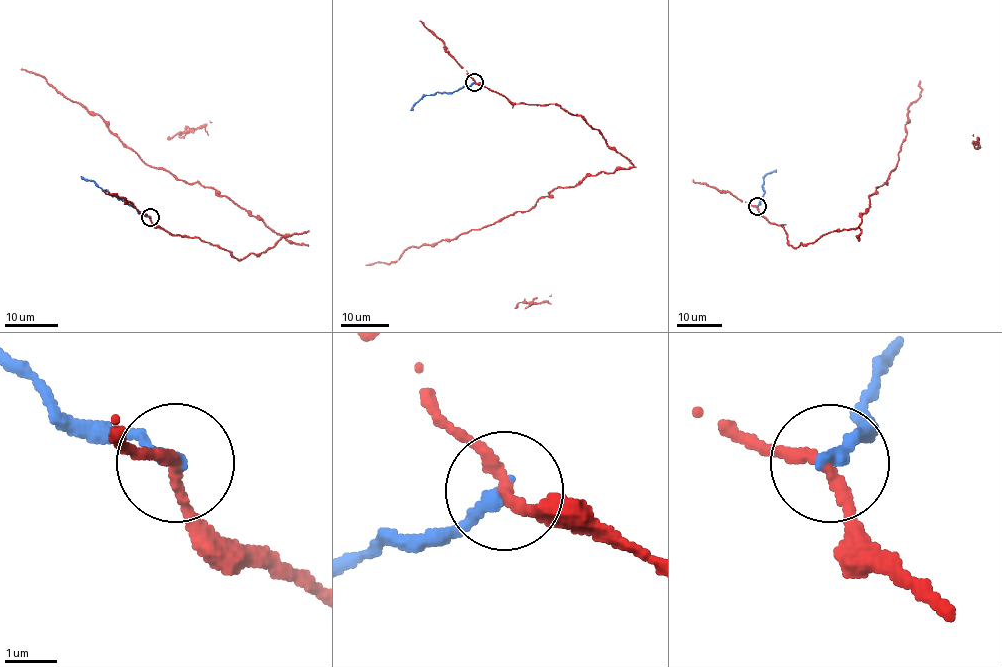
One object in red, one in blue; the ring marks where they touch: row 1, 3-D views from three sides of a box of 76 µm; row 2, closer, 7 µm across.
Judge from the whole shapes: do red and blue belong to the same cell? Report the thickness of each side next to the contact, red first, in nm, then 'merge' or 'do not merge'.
calibres 200 and 240 nm; do not merge

